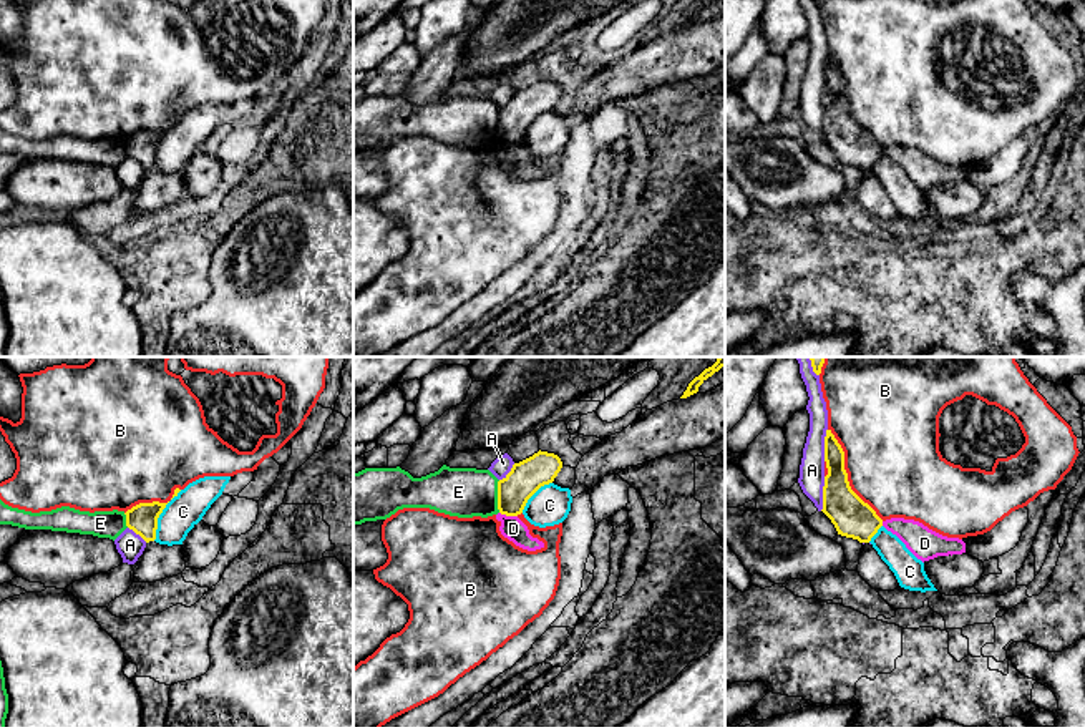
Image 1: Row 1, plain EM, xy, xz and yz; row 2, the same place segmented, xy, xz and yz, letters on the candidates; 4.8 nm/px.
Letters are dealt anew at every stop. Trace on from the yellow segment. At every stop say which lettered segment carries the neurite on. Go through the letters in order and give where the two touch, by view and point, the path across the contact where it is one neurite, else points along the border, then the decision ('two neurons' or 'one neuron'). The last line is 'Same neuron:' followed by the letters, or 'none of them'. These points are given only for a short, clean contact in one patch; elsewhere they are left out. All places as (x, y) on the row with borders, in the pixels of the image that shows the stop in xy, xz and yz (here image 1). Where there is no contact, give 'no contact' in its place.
A: meets yellow in yz at (823, 493); two neurons
B: meets yellow in yz at (846, 475); two neurons
C: meets yellow in xy at (160, 513); two neurons
D: meets yellow in xz at (508, 515); border along xz (500, 512), (516, 517); two neurons
E: meets yellow in xz at (498, 497); two neurons
Same neuron: none of them

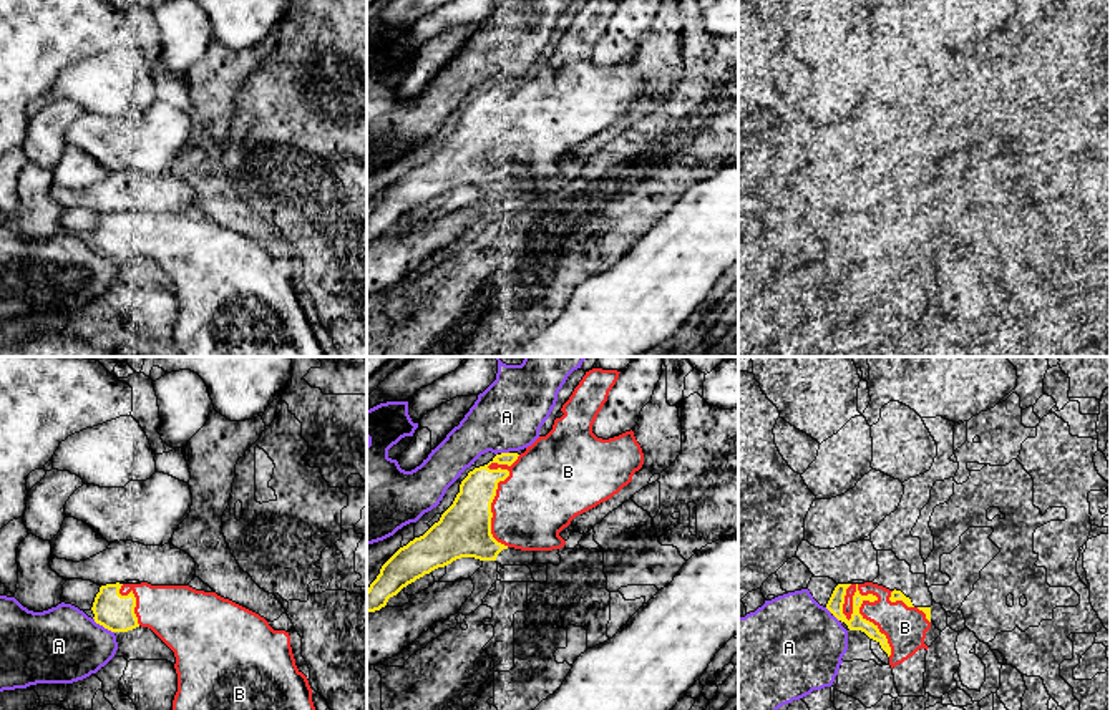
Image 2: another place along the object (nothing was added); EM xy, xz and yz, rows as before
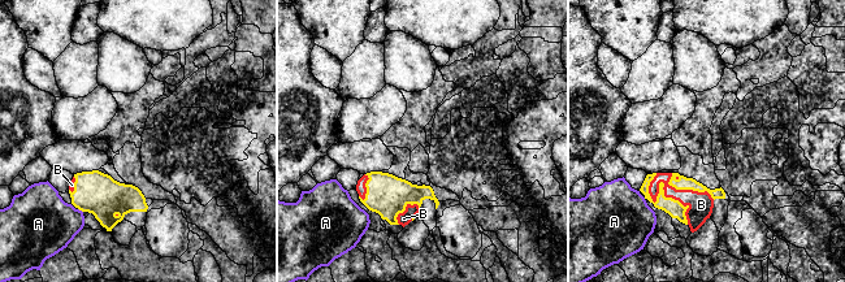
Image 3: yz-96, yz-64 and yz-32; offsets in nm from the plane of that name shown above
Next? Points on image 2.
A: meets yellow in xy at (103, 626); two neurons
B: meets yellow in yz at (870, 594); one neuron
Same neuron: B

